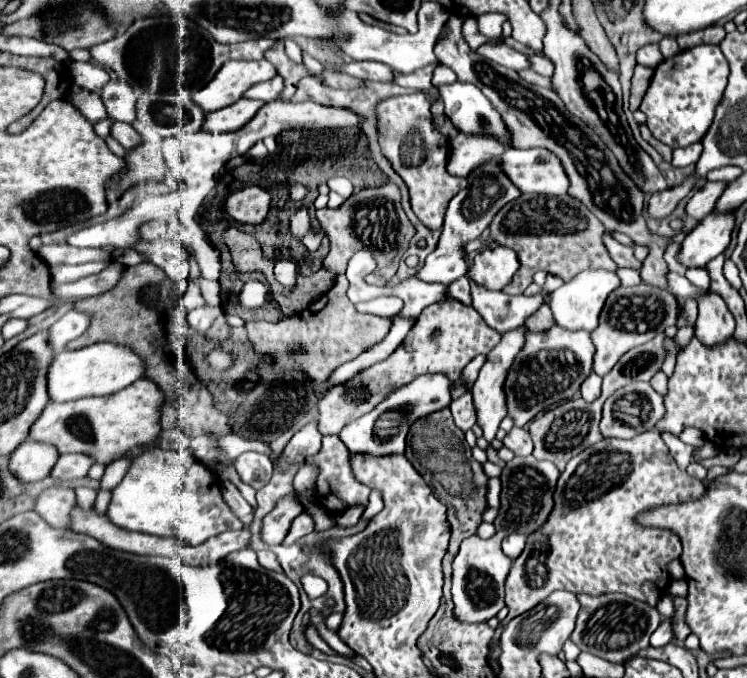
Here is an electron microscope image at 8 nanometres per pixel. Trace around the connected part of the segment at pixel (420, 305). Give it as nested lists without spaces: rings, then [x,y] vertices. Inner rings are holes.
[[[408,278],[404,282],[400,282],[400,288],[396,290],[406,290],[406,302],[404,308],[396,314],[402,318],[418,318],[420,312],[438,302],[444,300],[444,292],[448,290],[444,284],[422,284],[422,280],[414,280]]]

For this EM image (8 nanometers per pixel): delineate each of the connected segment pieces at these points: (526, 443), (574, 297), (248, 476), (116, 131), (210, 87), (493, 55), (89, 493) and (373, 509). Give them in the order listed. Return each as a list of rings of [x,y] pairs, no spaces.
[[[512,428],[506,438],[504,438],[504,446],[510,448],[516,456],[528,456],[532,454],[532,438],[528,434],[526,428]]]
[[[584,270],[578,276],[574,276],[570,282],[566,282],[558,290],[554,290],[548,298],[548,306],[550,306],[558,326],[562,326],[566,330],[588,330],[588,332],[592,332],[598,326],[598,314],[602,310],[606,296],[618,286],[620,286],[620,280],[614,272]]]
[[[244,452],[234,460],[234,468],[240,476],[240,480],[254,490],[260,490],[264,484],[268,484],[272,476],[272,462],[266,454],[258,452]]]
[[[112,122],[110,134],[124,146],[124,148],[134,148],[140,142],[138,132],[130,126],[130,124],[122,124],[122,122]]]
[[[268,60],[258,62],[226,62],[214,80],[194,92],[190,100],[204,112],[214,112],[234,104],[252,84],[272,80],[276,68]]]
[[[482,44],[476,52],[480,52],[482,56],[486,56],[488,60],[494,60],[494,62],[498,62],[498,64],[510,68],[510,70],[516,70],[516,72],[520,72],[520,70],[528,70],[528,68],[532,66],[530,60],[526,58],[526,54],[514,50],[514,48],[506,46],[506,44],[500,44],[500,46]]]
[[[76,488],[76,498],[78,498],[78,506],[84,510],[92,510],[94,502],[96,502],[96,492],[92,488]]]
[[[374,490],[372,494],[370,494],[370,502],[368,502],[368,506],[366,506],[366,510],[364,510],[364,514],[362,514],[362,520],[370,520],[372,516],[376,516],[380,510],[382,510],[382,498],[380,498],[380,494]]]

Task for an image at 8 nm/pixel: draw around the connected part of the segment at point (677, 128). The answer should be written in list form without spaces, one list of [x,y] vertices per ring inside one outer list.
[[[702,44],[680,52],[674,58],[662,60],[652,76],[652,86],[648,88],[640,110],[646,114],[646,126],[656,140],[668,144],[670,148],[688,146],[700,142],[706,128],[712,124],[714,108],[718,106],[722,92],[728,82],[728,62],[720,46]]]

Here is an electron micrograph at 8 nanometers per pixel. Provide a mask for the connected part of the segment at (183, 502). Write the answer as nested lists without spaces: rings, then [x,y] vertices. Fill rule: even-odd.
[[[152,448],[152,452],[142,454],[140,458],[132,460],[132,466],[124,480],[118,484],[118,488],[112,490],[112,502],[108,506],[108,518],[116,526],[124,530],[154,534],[154,536],[176,536],[182,544],[198,546],[210,536],[222,534],[226,530],[242,530],[244,524],[226,508],[220,492],[218,480],[212,476],[212,472],[202,466],[200,460],[194,456],[180,454],[176,450],[160,450]]]

